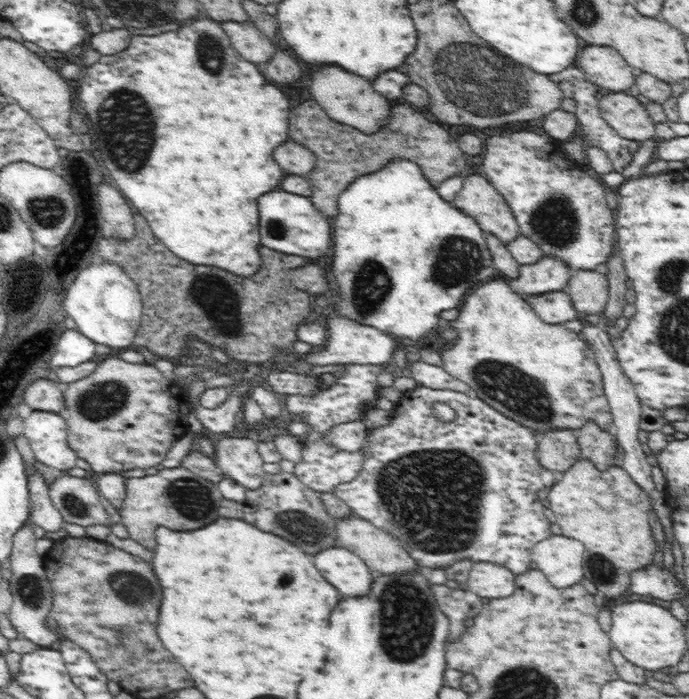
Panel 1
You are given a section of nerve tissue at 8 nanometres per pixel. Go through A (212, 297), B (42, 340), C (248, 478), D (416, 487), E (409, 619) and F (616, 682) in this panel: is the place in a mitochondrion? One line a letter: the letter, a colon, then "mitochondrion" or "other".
A: mitochondrion
B: other
C: other
D: mitochondrion
E: mitochondrion
F: other

